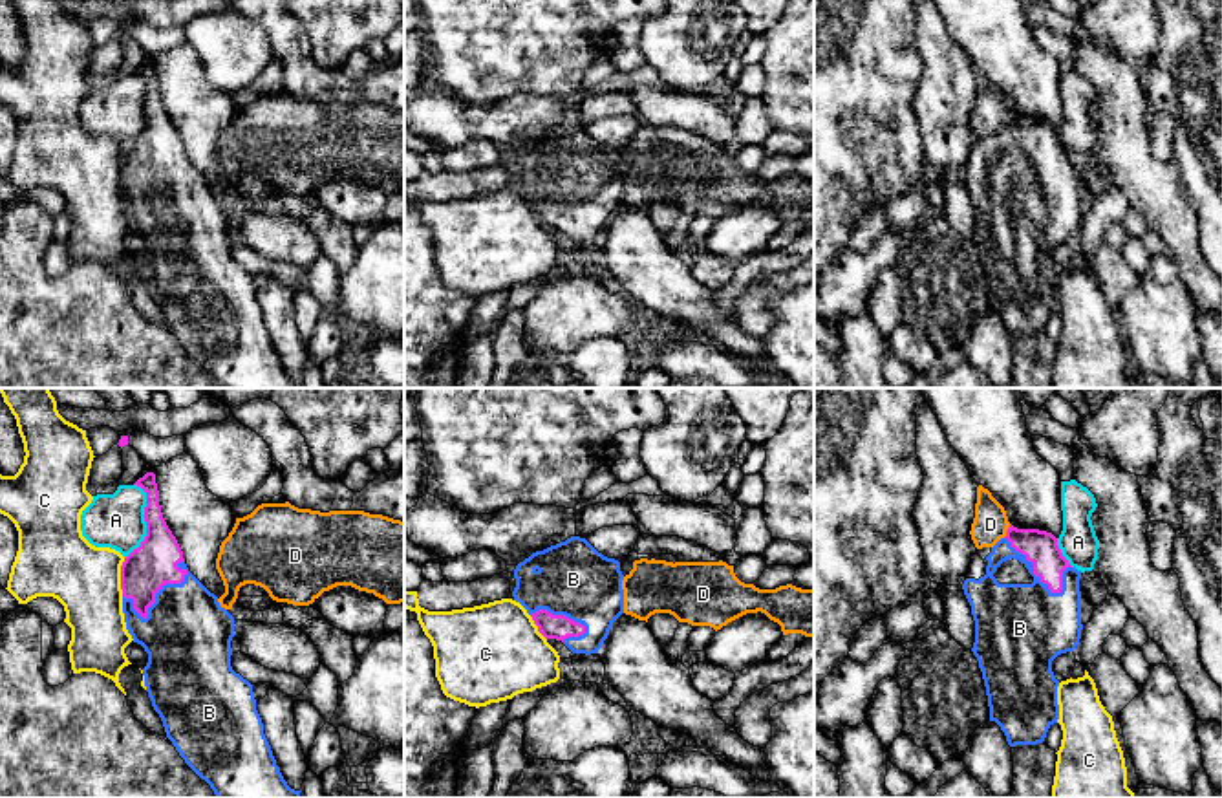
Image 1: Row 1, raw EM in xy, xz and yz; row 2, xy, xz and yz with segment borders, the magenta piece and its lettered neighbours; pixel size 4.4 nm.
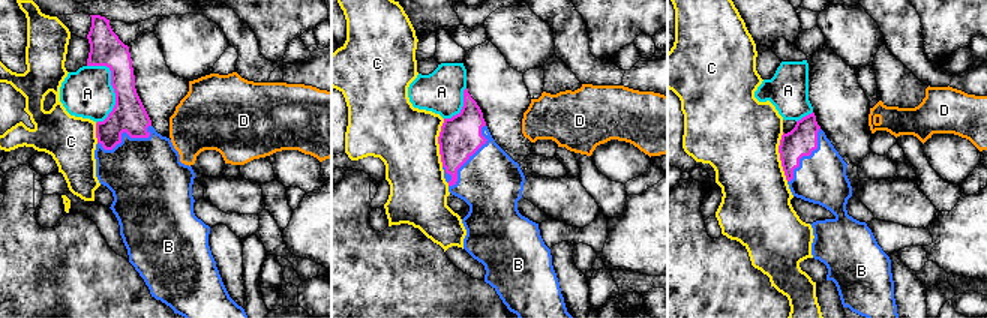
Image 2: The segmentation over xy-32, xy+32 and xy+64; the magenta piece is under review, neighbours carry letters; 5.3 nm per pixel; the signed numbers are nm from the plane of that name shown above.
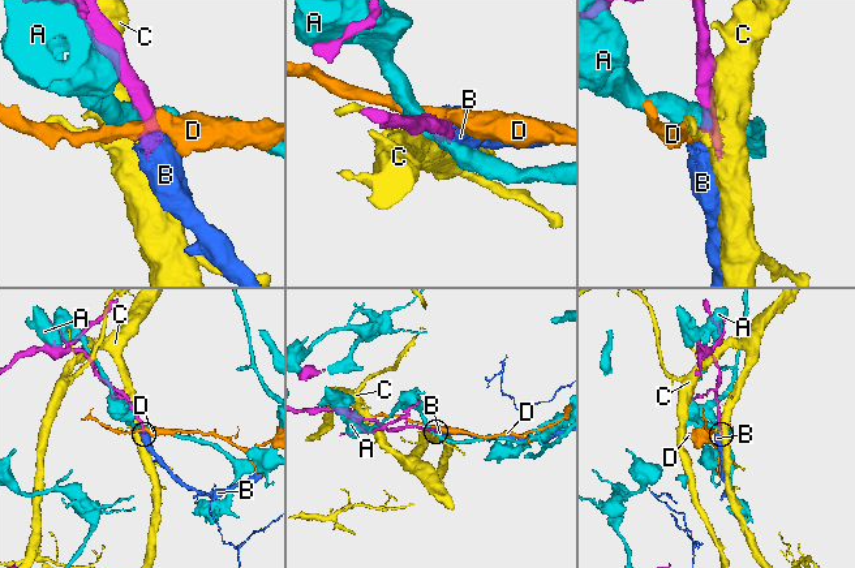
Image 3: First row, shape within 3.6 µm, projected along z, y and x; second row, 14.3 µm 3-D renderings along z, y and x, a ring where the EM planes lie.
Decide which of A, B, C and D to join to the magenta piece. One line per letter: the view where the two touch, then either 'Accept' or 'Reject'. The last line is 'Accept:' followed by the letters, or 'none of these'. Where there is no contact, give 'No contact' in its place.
A: Touches magenta in xy. Reject
B: Touches magenta in xy. Accept
C: Touches magenta in xy. Reject
D: Touches magenta in yz. Reject
Accept: B

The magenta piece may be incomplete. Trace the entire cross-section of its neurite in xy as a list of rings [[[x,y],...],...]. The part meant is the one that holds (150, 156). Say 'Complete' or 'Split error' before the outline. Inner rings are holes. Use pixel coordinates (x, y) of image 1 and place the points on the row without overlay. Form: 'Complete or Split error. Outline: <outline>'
Split error. Outline: [[[146,62],[134,75],[146,82],[146,126],[121,156],[123,203],[134,232],[148,243],[145,276],[166,328],[218,388],[302,388],[276,355],[252,275],[230,256],[234,207],[188,161],[163,108],[155,64]]]

